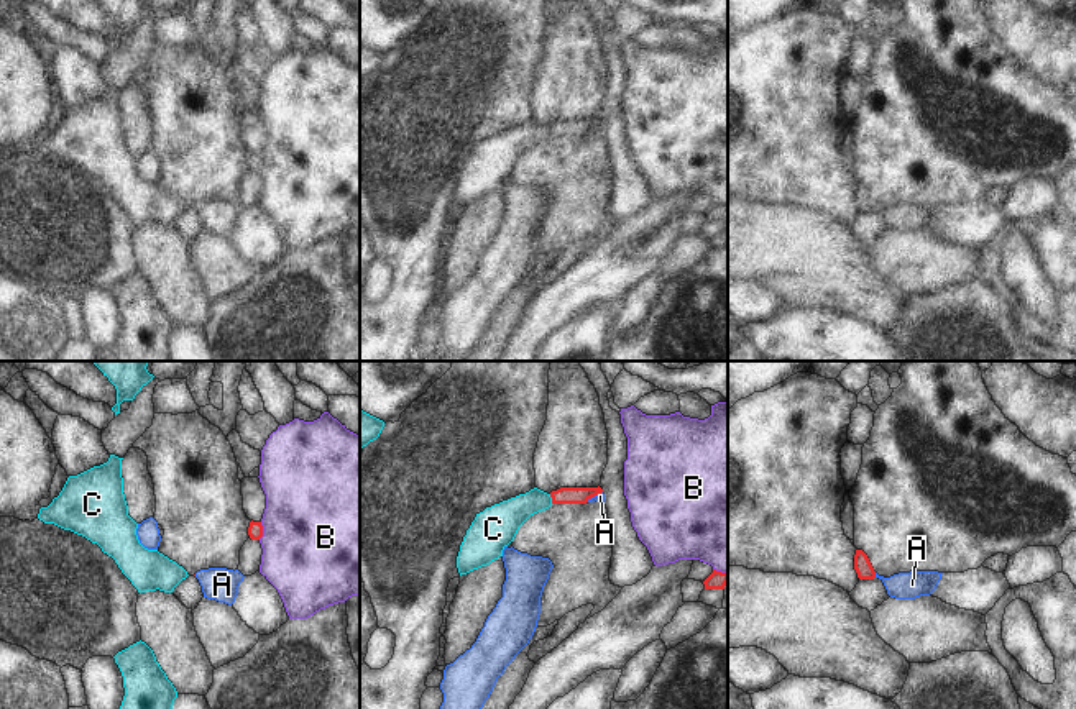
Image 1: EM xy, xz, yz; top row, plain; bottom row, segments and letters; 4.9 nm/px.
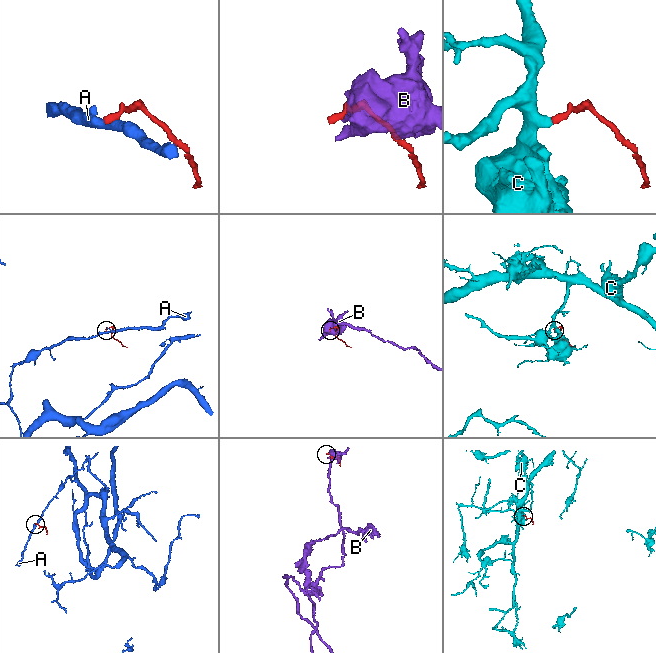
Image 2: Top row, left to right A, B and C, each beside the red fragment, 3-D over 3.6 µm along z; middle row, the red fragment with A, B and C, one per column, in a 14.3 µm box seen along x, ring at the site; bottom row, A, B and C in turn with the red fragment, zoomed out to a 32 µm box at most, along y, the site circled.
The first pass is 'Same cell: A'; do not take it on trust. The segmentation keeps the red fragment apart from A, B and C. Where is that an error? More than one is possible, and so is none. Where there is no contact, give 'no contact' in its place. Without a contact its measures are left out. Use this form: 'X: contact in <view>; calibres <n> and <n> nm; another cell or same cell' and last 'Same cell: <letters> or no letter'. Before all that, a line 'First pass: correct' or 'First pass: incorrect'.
First pass: incorrect
A: contact in yz; calibres 90 and 130 nm; another cell
B: contact in xy; calibres 80 and 500 nm; another cell
C: contact in xz; calibres 80 and 160 nm; same cell
Same cell: C

